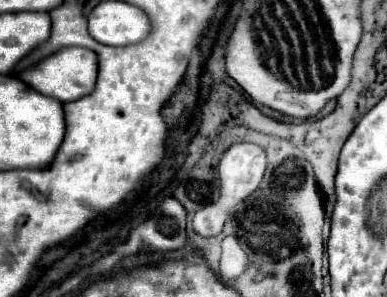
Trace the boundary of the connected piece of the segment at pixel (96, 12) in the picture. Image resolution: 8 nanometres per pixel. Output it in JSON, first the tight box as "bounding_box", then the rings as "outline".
{"bounding_box":[87,1,149,45],"outline":[[[101,1],[87,17],[89,35],[103,45],[133,45],[147,37],[149,19],[131,3]]]}

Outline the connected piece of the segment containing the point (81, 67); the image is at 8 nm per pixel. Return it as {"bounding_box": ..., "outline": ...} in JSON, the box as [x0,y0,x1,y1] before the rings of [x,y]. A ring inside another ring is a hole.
{"bounding_box":[17,47,97,103],"outline":[[[63,47],[59,49],[59,53],[53,53],[51,57],[41,59],[37,65],[25,69],[17,77],[27,81],[27,85],[31,85],[33,89],[39,89],[39,93],[47,93],[47,97],[55,97],[57,101],[63,101],[63,103],[75,101],[89,95],[95,87],[97,55],[85,47]]]}

